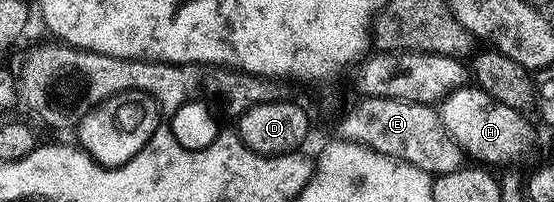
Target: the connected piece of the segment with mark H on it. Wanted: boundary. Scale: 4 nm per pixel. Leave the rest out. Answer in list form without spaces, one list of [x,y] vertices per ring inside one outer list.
[[[477,86],[458,88],[445,100],[441,101],[442,121],[447,130],[465,153],[475,156],[475,161],[486,166],[506,164],[509,160],[522,160],[534,144],[534,132],[530,129],[527,117],[512,106],[494,100],[488,92]]]

